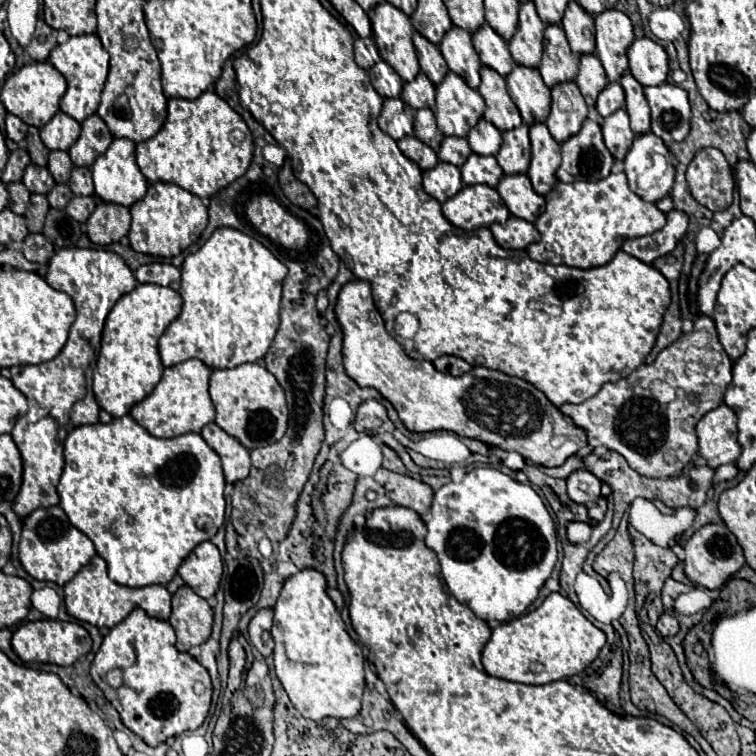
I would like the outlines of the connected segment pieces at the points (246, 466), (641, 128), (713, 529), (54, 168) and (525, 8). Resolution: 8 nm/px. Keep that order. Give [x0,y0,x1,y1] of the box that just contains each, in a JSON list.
[[202,423,250,483],[620,73,650,135],[684,525,744,589],[48,151,72,183],[508,1,544,67]]

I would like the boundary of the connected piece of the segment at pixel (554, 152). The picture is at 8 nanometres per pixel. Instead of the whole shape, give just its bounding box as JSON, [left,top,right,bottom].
[528,123,560,195]

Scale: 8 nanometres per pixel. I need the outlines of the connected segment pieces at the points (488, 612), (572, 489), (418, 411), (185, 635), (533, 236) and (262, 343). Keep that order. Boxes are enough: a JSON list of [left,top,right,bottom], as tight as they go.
[[426,467,558,621],[568,469,600,503],[336,281,586,467],[170,585,212,651],[490,215,540,249],[160,227,288,369]]

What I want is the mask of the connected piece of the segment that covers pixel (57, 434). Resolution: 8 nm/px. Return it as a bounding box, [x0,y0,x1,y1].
[12,249,138,519]

